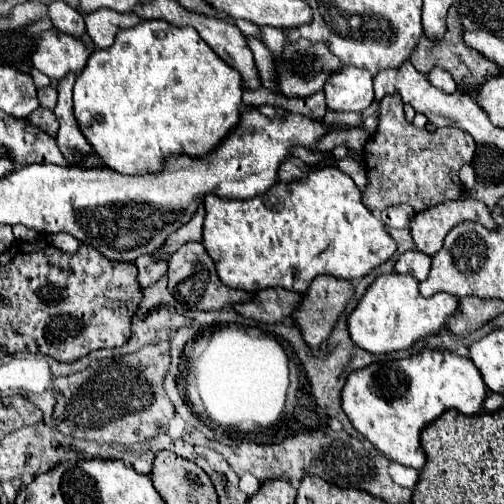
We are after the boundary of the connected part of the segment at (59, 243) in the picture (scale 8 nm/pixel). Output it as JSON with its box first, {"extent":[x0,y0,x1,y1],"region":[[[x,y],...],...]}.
{"extent":[50,232,78,252],"region":[[[62,232],[62,234],[56,234],[56,236],[50,236],[52,244],[60,250],[66,250],[66,252],[76,252],[78,250],[78,240],[74,240],[74,236]]]}

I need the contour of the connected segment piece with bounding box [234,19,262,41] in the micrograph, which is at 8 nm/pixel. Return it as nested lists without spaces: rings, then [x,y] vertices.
[[[235,20],[235,25],[244,33],[246,36],[255,36],[259,40],[262,41],[260,38],[260,27],[248,22],[247,20]]]

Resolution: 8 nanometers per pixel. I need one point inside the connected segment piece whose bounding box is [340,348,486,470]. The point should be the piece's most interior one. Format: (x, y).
(389, 403)

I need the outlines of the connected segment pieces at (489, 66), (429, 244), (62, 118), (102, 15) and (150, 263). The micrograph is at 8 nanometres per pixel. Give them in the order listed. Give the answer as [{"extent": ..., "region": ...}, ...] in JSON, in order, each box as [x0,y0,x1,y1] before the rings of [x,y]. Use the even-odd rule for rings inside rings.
[{"extent":[410,6,500,90],"region":[[[454,6],[448,10],[448,16],[446,16],[446,18],[448,18],[448,20],[446,20],[446,22],[448,22],[448,24],[446,24],[448,30],[446,30],[446,34],[442,36],[442,40],[438,40],[438,44],[430,44],[430,40],[426,40],[426,36],[422,34],[418,46],[416,46],[414,52],[410,54],[410,62],[412,62],[414,68],[416,68],[418,72],[422,72],[422,74],[428,74],[434,66],[440,66],[440,68],[448,70],[448,72],[454,76],[454,80],[456,80],[456,84],[458,84],[460,90],[462,90],[462,82],[466,82],[466,86],[470,86],[472,90],[478,90],[480,84],[482,84],[486,78],[498,76],[498,74],[500,74],[500,68],[498,68],[494,62],[490,62],[488,58],[484,58],[484,56],[478,54],[476,50],[470,50],[470,48],[464,44],[464,40],[462,40],[462,24],[460,24],[460,18],[458,18],[458,12],[456,12]]]},{"extent":[410,196,498,256],"region":[[[466,196],[450,202],[436,204],[434,208],[426,208],[410,220],[410,232],[412,240],[416,244],[416,250],[434,256],[444,242],[444,236],[460,222],[474,220],[486,226],[488,230],[498,228],[498,224],[492,220],[492,212],[486,208],[486,204]]]},{"extent":[54,74,94,164],"region":[[[68,74],[66,78],[60,80],[60,84],[58,84],[58,104],[54,108],[54,114],[60,122],[56,142],[58,142],[60,152],[66,154],[66,160],[70,164],[82,162],[84,158],[92,156],[92,152],[94,152],[90,148],[90,142],[82,136],[82,132],[76,124],[74,112],[72,112],[72,86],[74,86],[74,80],[76,80],[74,74]]]},{"extent":[86,8,140,48],"region":[[[102,8],[86,14],[86,30],[100,48],[108,48],[110,44],[114,44],[114,38],[120,30],[134,28],[138,22],[140,18],[136,14],[114,12],[110,8]]]},{"extent":[134,256,168,288],"region":[[[138,256],[138,260],[134,262],[136,268],[138,268],[138,284],[140,288],[146,288],[146,286],[152,286],[160,280],[160,276],[166,272],[168,268],[168,258],[166,260],[160,260],[160,262],[154,262],[152,256]]]}]

